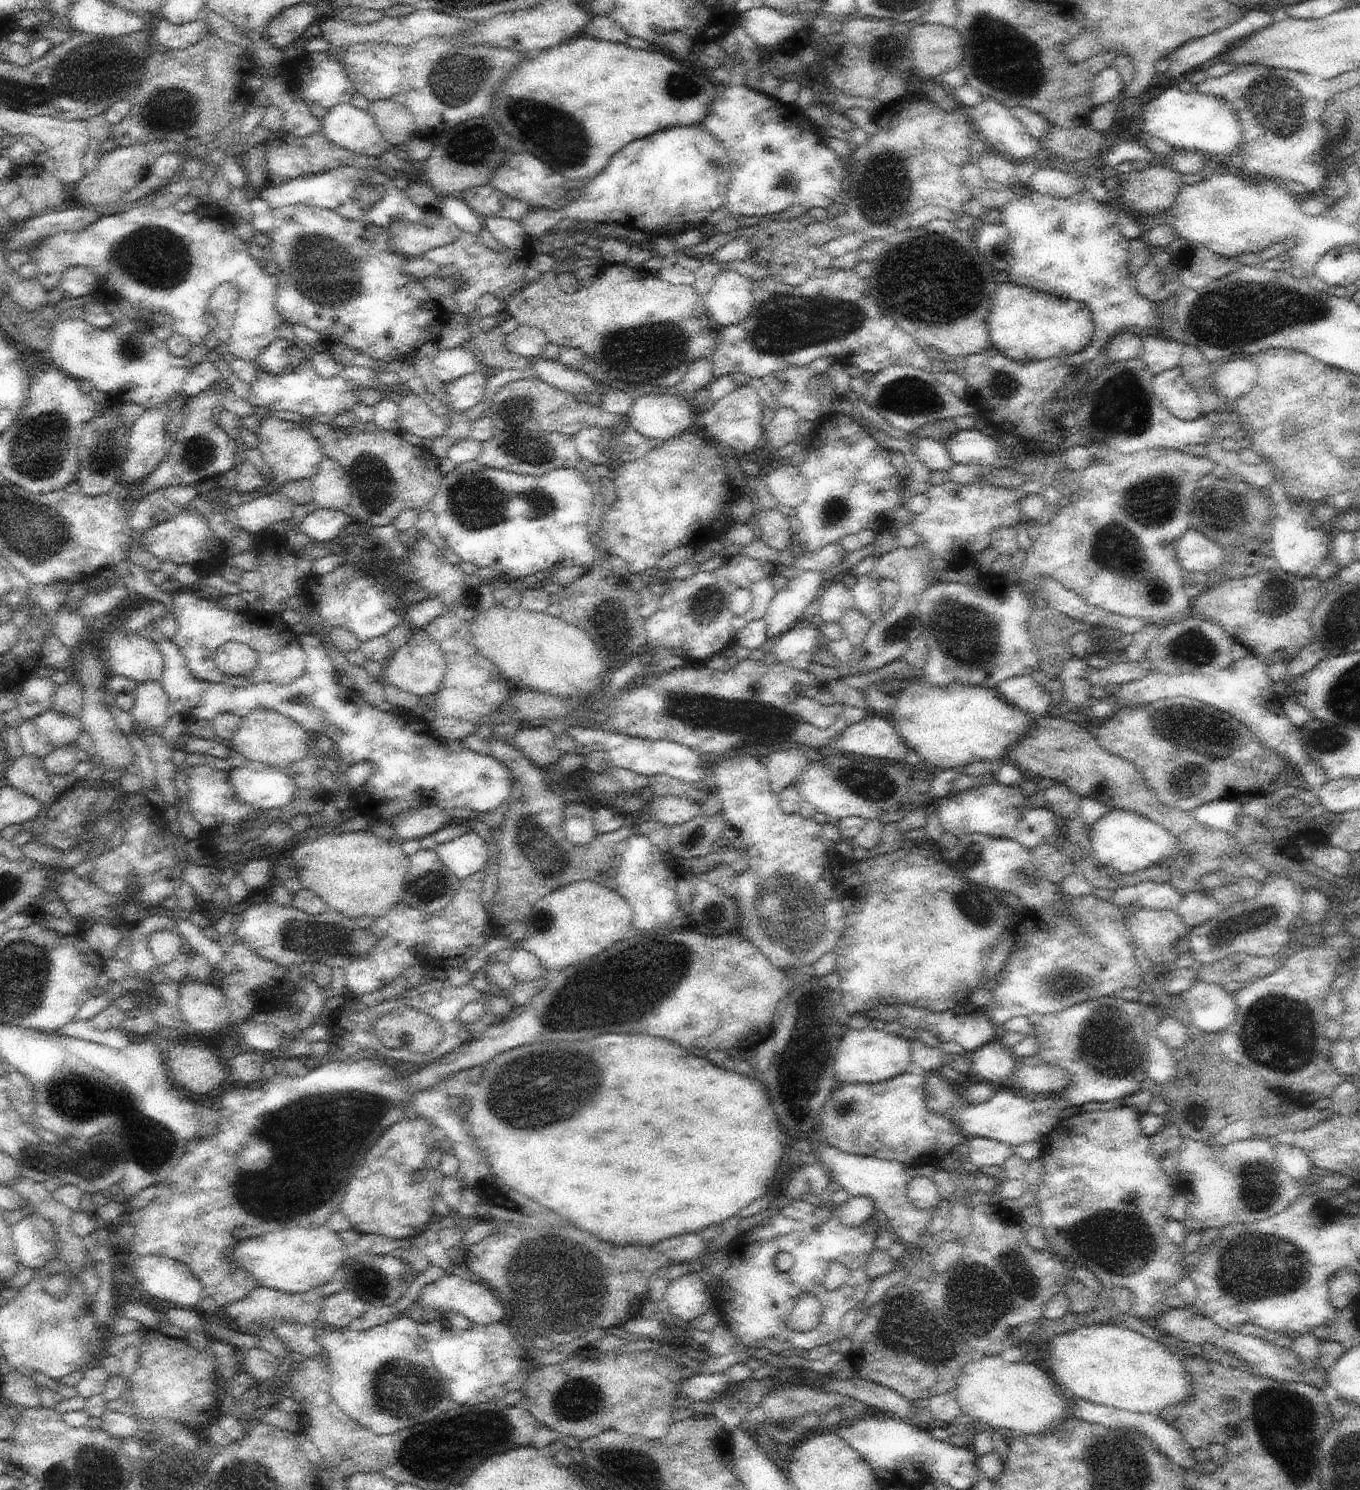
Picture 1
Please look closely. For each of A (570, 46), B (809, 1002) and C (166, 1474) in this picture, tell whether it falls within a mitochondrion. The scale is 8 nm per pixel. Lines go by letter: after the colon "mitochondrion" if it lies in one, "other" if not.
A: other
B: other
C: mitochondrion

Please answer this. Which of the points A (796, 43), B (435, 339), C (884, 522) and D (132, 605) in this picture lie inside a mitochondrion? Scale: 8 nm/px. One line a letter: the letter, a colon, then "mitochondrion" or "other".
A: other
B: other
C: other
D: other

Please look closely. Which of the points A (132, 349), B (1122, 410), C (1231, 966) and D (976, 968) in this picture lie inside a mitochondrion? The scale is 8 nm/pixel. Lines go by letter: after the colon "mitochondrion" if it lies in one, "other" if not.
A: mitochondrion
B: mitochondrion
C: mitochondrion
D: other

